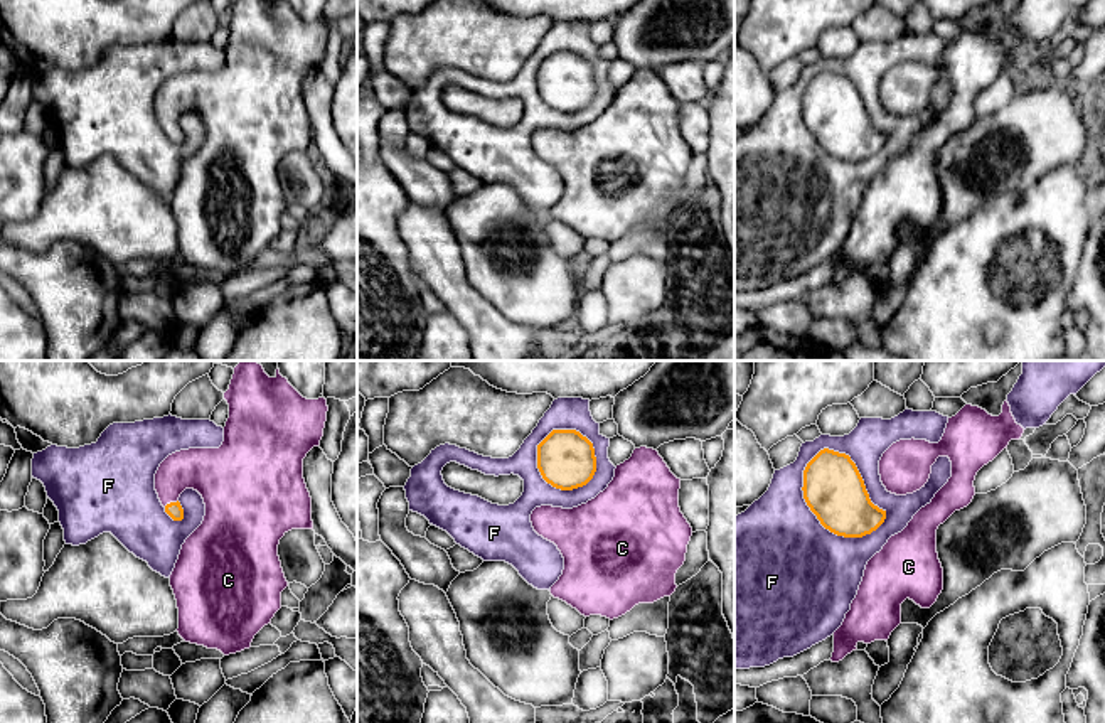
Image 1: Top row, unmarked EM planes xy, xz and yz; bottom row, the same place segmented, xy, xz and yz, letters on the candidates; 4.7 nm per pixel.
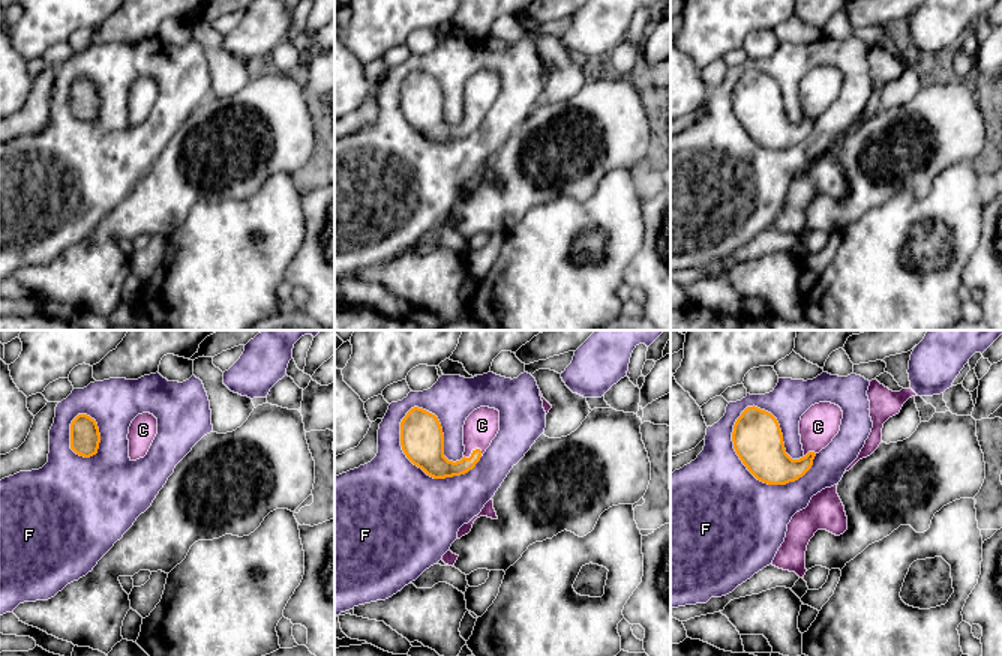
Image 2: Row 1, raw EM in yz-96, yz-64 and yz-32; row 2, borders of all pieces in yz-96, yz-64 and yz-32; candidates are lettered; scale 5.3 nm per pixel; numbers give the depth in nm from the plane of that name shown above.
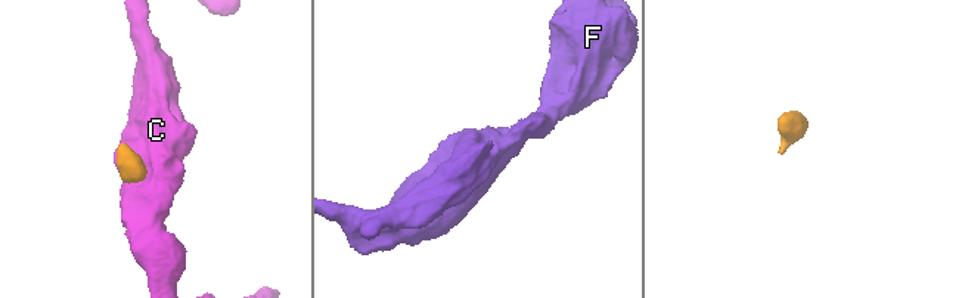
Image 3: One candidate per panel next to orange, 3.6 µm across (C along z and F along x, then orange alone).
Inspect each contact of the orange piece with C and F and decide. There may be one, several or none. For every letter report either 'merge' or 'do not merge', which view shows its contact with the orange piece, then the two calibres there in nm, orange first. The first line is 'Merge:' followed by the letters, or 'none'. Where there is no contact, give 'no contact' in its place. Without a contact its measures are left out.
Merge: C
C: merge | xy | 80/240 nm
F: do not merge | yz | 280/190 nm

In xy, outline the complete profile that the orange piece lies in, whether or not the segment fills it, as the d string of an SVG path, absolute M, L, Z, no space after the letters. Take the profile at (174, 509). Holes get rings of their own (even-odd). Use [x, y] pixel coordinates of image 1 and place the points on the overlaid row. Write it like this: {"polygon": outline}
{"polygon": "M241 361L234 367L229 389L224 393L229 418L219 448L189 448L168 455L155 474L155 490L165 512L173 521L184 519L179 502L185 489L197 490L206 504L202 524L182 544L170 575L179 608L179 635L190 644L217 649L224 656L251 647L254 635L281 608L281 592L288 586L278 556L280 539L291 529L313 529L312 497L303 479L303 458L320 445L327 421L327 399L303 398L276 369L270 378L256 361Z"}

